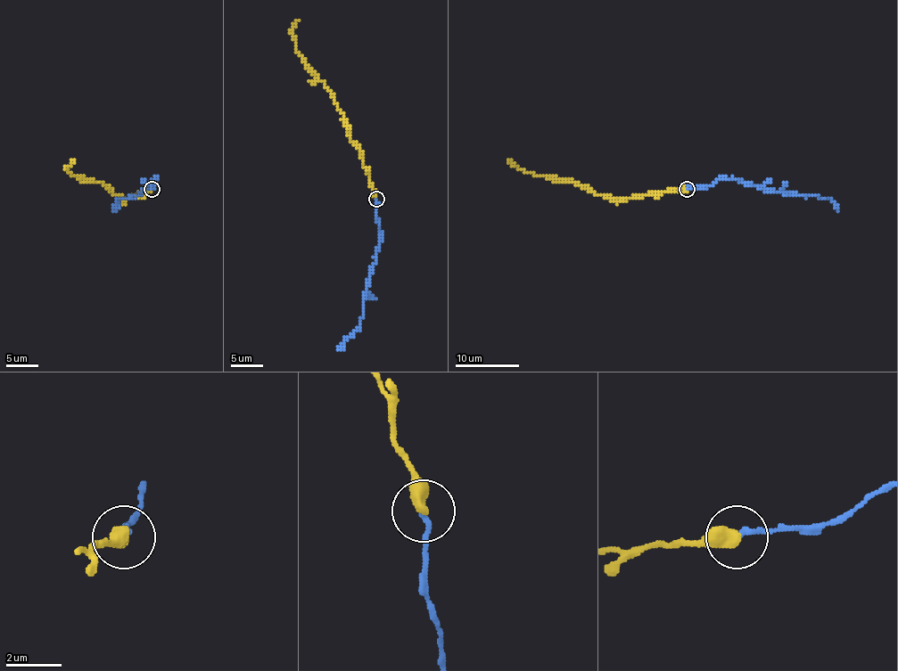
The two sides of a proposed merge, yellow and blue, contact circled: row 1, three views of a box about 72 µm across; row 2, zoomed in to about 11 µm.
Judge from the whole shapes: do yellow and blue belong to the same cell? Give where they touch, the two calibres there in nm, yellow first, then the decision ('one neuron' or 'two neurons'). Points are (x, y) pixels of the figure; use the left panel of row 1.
place (152, 189); calibres 550 and 190 nm; one neuron

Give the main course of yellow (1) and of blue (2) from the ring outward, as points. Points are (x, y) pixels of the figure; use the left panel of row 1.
1: (152, 189), (125, 200), (102, 183), (72, 176), (67, 167), (73, 160)
2: (152, 189), (157, 176), (137, 196), (121, 197), (111, 210)

